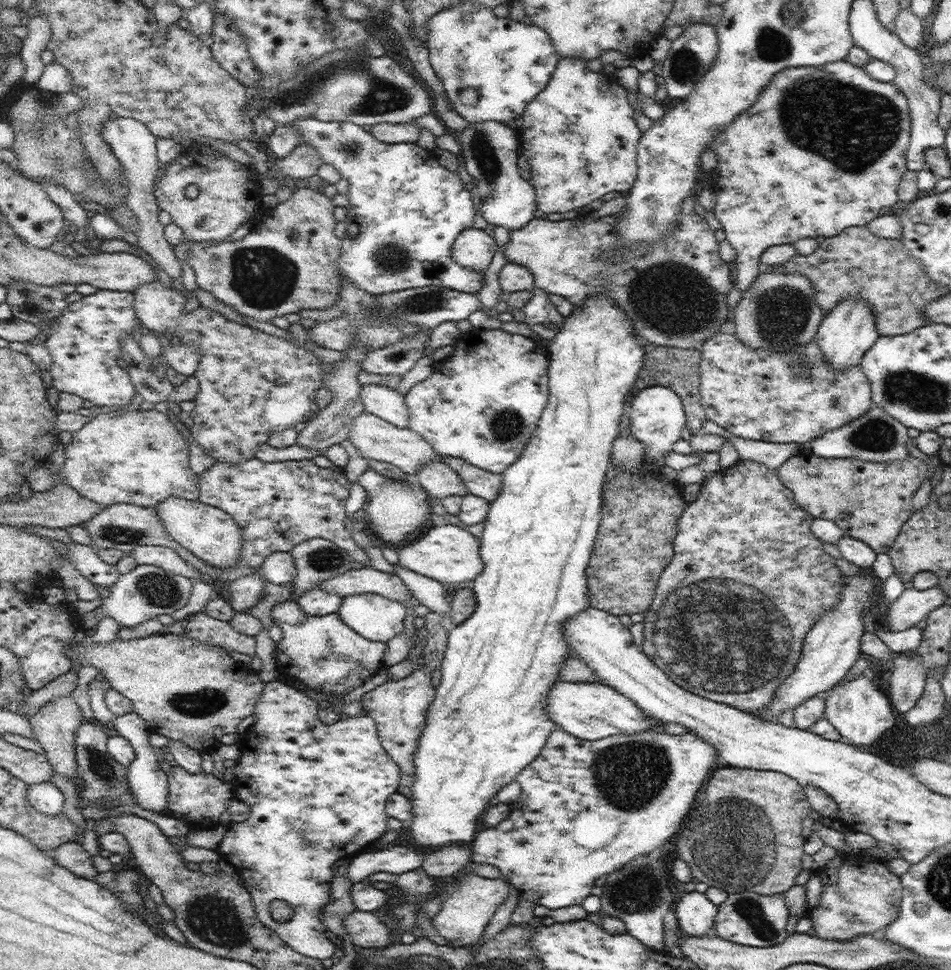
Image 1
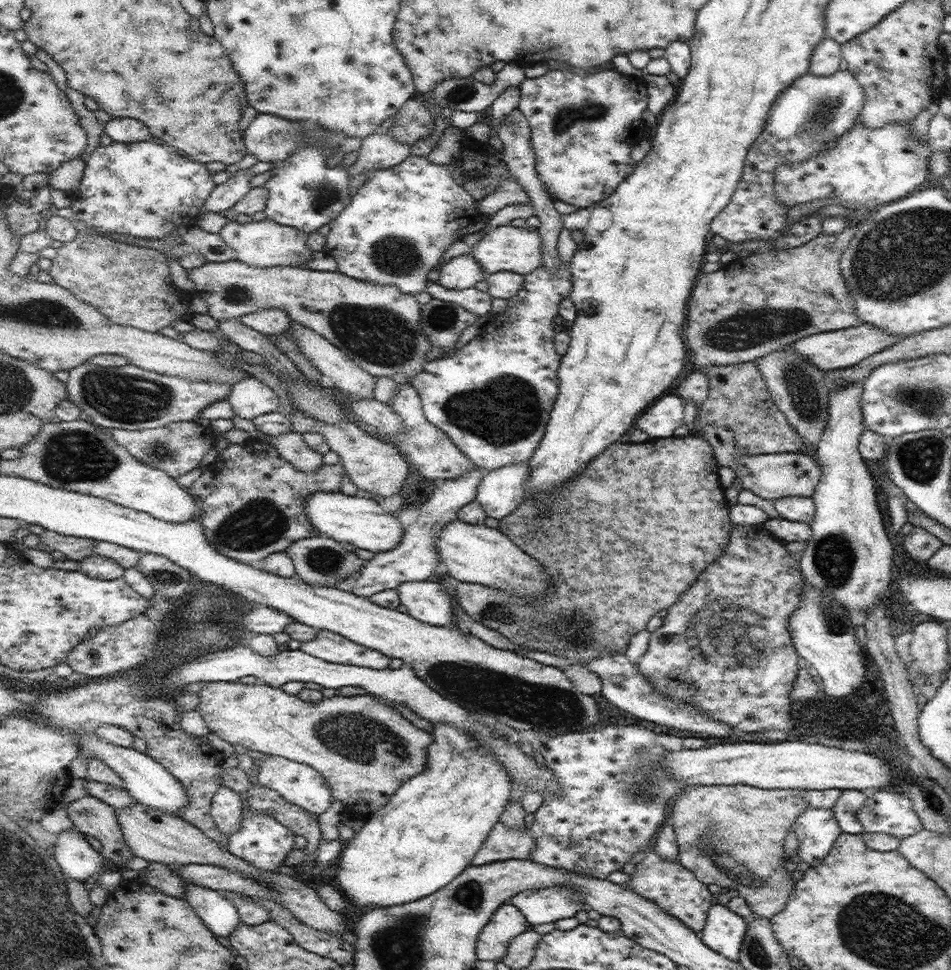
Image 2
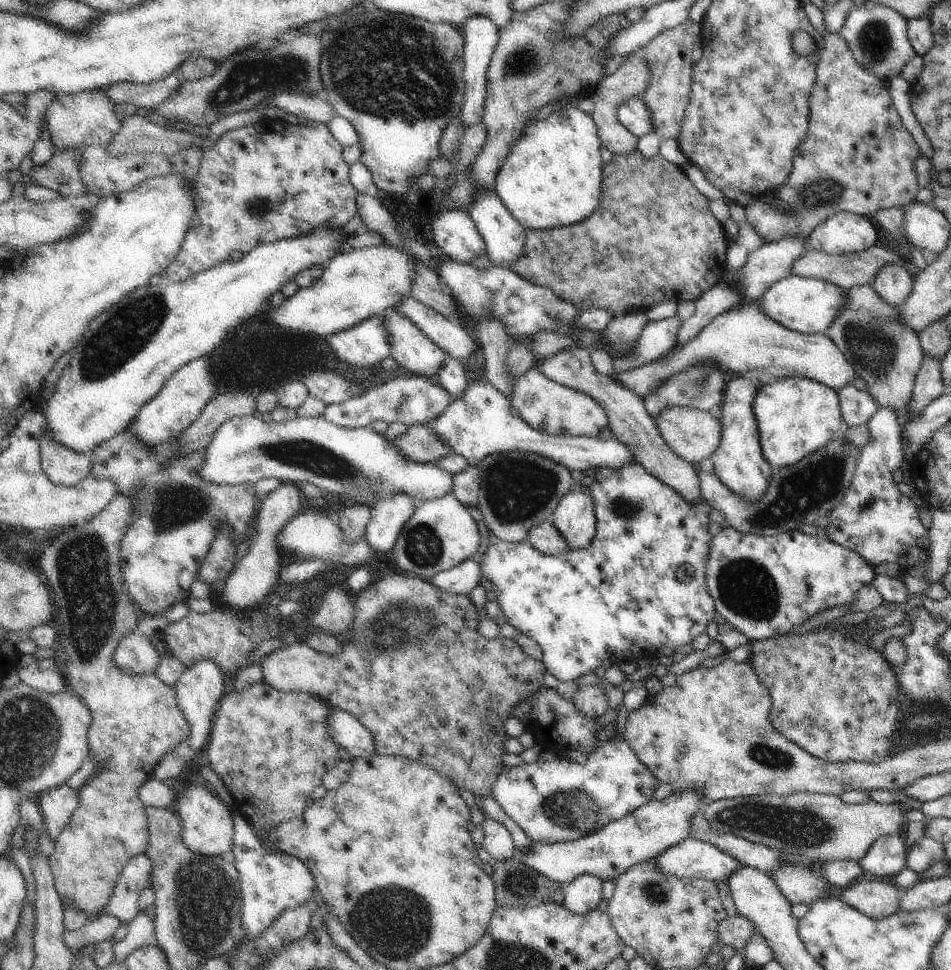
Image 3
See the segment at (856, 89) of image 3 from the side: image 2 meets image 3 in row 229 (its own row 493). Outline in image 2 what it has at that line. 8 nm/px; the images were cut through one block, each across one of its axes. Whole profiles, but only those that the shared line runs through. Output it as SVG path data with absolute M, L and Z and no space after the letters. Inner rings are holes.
M791 452L757 454L757 456L743 456L739 460L737 476L741 480L743 490L749 490L763 500L777 500L787 496L813 498L815 486L821 480L821 466L813 462L807 454L791 454Z

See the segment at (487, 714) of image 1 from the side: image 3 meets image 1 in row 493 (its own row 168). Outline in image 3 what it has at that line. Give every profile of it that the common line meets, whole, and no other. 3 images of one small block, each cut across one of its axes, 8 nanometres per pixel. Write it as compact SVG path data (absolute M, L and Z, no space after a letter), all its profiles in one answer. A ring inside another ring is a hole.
M575 104L555 110L545 120L535 120L535 124L523 128L519 140L501 162L493 192L527 232L579 224L593 214L601 200L603 164L599 148L601 140L591 116L579 112Z

